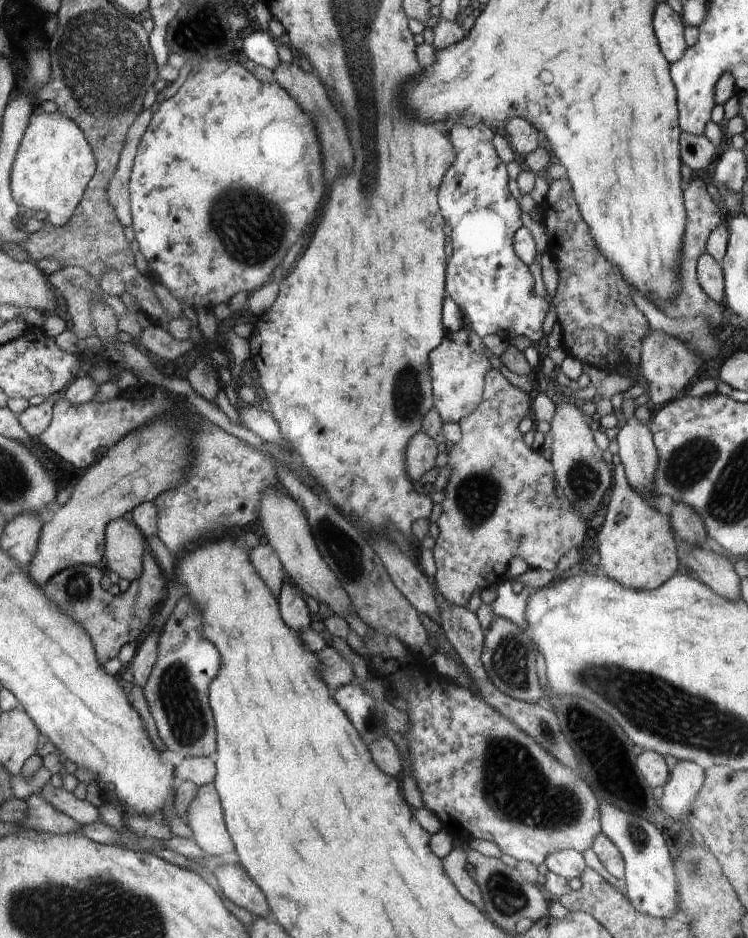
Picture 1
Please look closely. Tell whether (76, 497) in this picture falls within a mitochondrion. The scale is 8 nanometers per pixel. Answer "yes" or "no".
no

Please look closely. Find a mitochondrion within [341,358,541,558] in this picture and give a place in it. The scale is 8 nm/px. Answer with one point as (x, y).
(475, 497)

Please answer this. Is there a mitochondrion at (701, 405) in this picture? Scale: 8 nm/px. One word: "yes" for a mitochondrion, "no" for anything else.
no

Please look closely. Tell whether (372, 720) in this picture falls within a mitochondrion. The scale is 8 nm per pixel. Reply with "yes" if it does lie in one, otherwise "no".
yes

